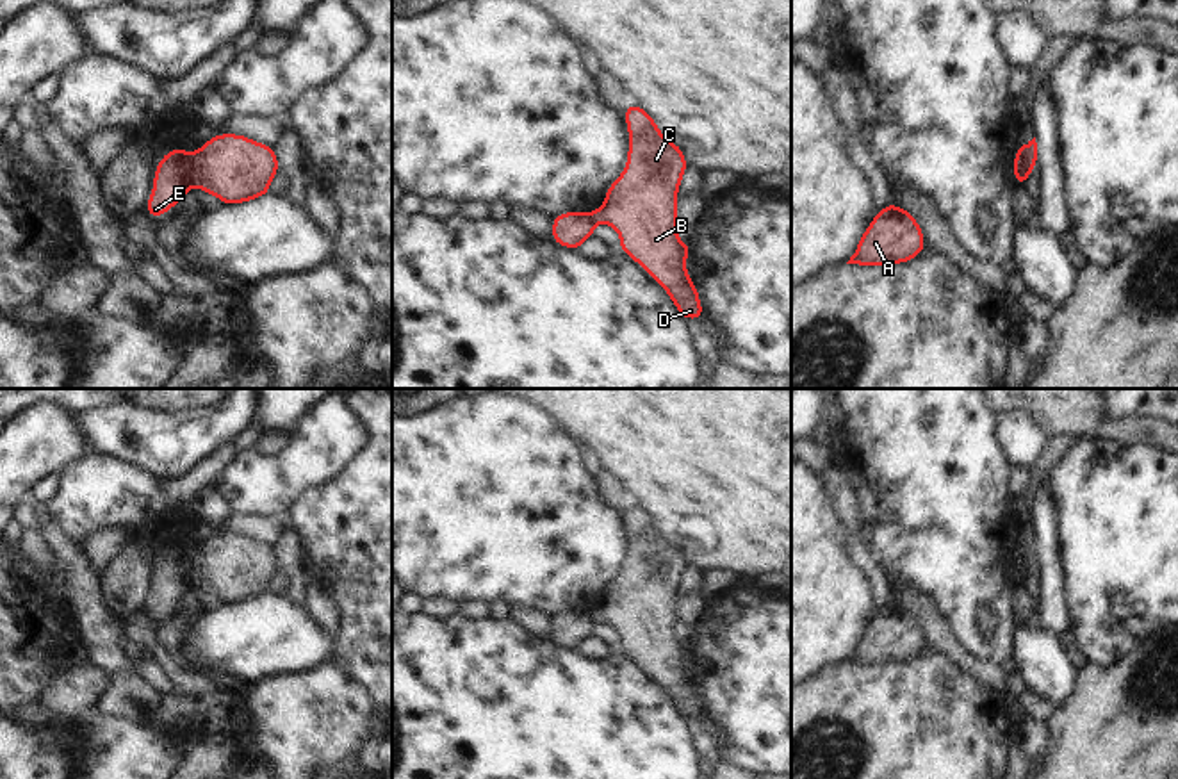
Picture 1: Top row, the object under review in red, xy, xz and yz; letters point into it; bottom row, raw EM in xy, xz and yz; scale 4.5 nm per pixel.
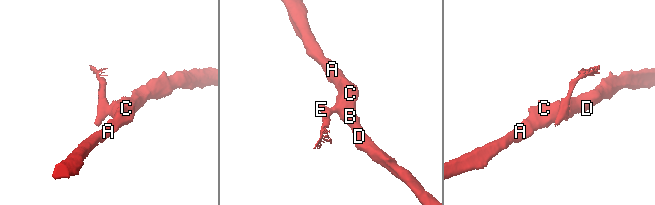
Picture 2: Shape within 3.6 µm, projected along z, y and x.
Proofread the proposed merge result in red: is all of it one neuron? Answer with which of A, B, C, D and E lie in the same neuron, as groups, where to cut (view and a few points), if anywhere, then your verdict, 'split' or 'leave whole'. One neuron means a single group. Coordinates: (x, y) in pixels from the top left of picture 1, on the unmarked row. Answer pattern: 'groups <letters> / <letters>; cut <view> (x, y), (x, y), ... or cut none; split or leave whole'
groups A B C D / E; cut xy (196, 553), (191, 583); split

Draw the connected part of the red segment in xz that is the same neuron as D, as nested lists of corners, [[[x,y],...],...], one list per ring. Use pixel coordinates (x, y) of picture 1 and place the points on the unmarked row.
[[[626,503],[629,529],[627,565],[608,586],[595,622],[613,626],[620,651],[638,661],[658,683],[683,718],[704,718],[699,690],[684,668],[691,644],[677,638],[677,592],[688,562],[668,540],[649,510]]]

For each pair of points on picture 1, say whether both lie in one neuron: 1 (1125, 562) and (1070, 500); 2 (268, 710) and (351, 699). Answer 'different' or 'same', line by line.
1: same
2: same

